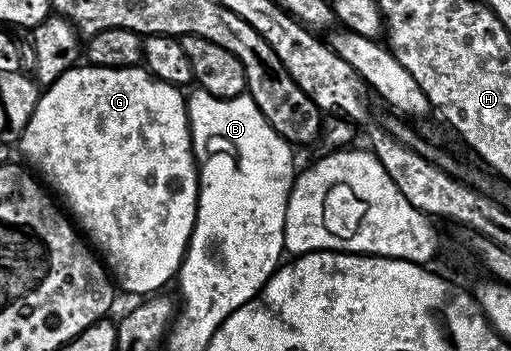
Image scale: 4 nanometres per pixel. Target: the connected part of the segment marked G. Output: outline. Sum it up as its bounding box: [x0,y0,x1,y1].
[18,64,199,296]

